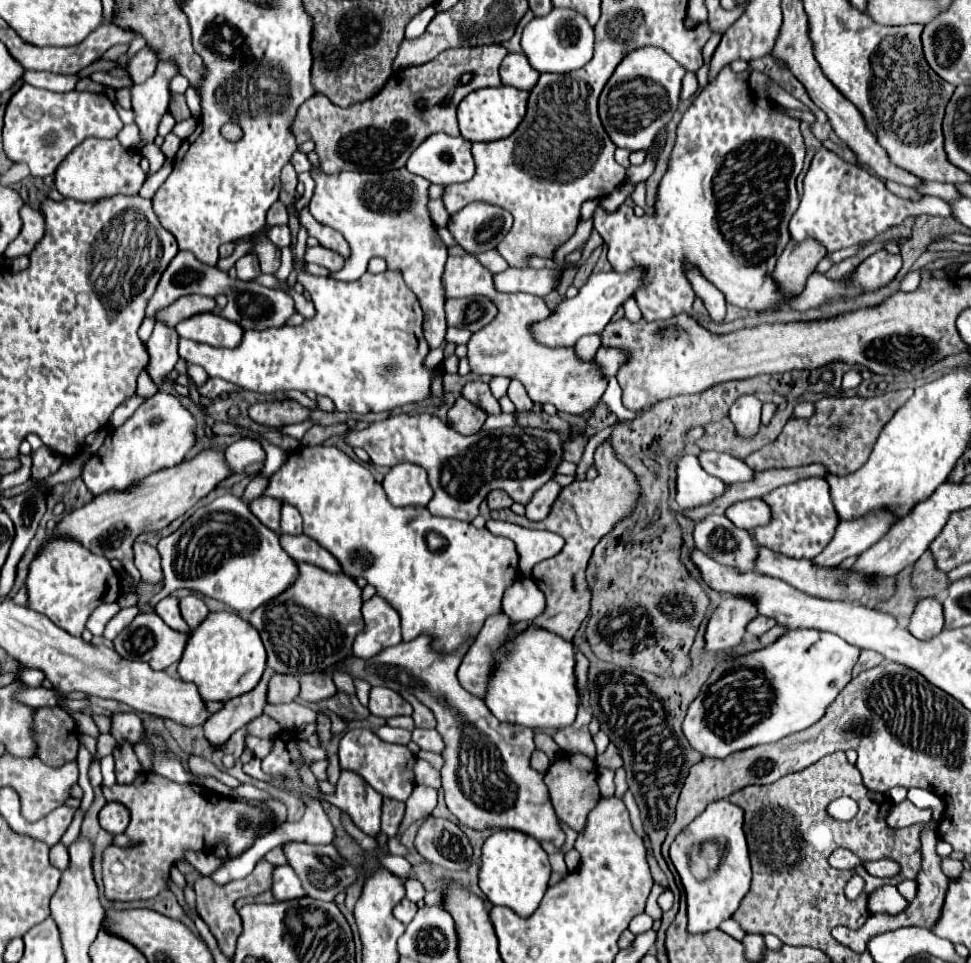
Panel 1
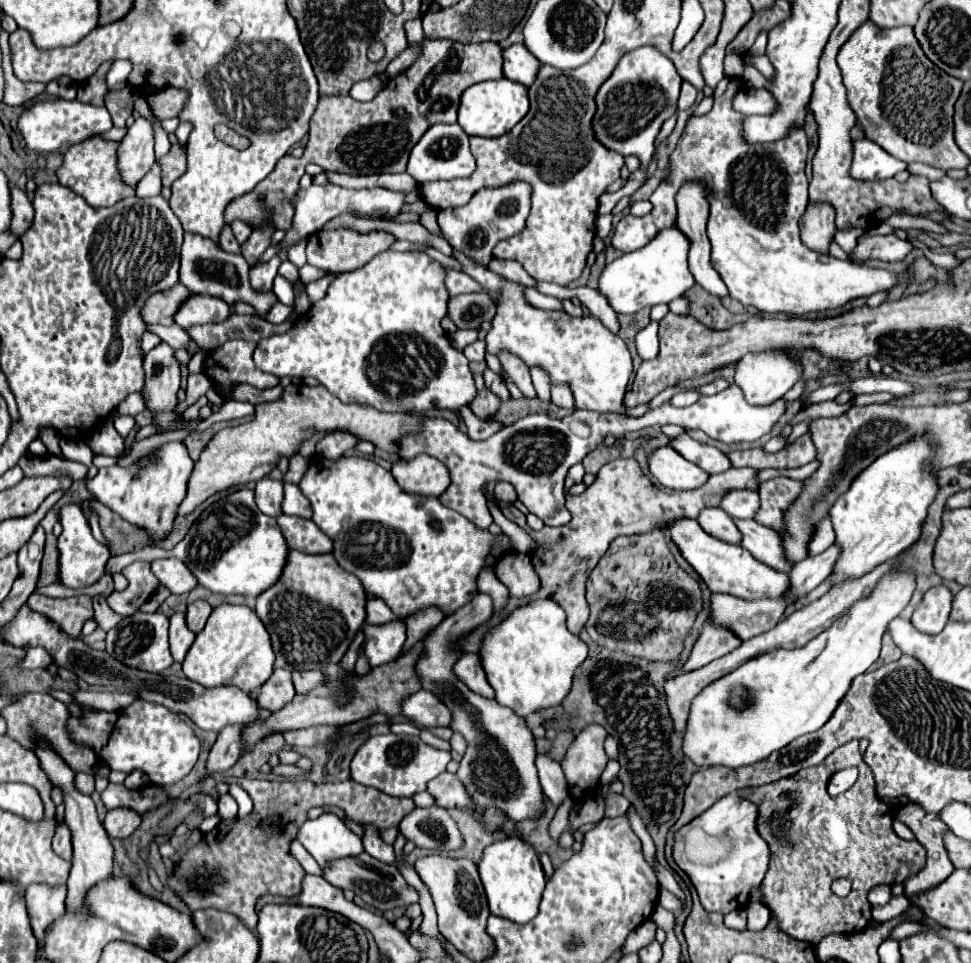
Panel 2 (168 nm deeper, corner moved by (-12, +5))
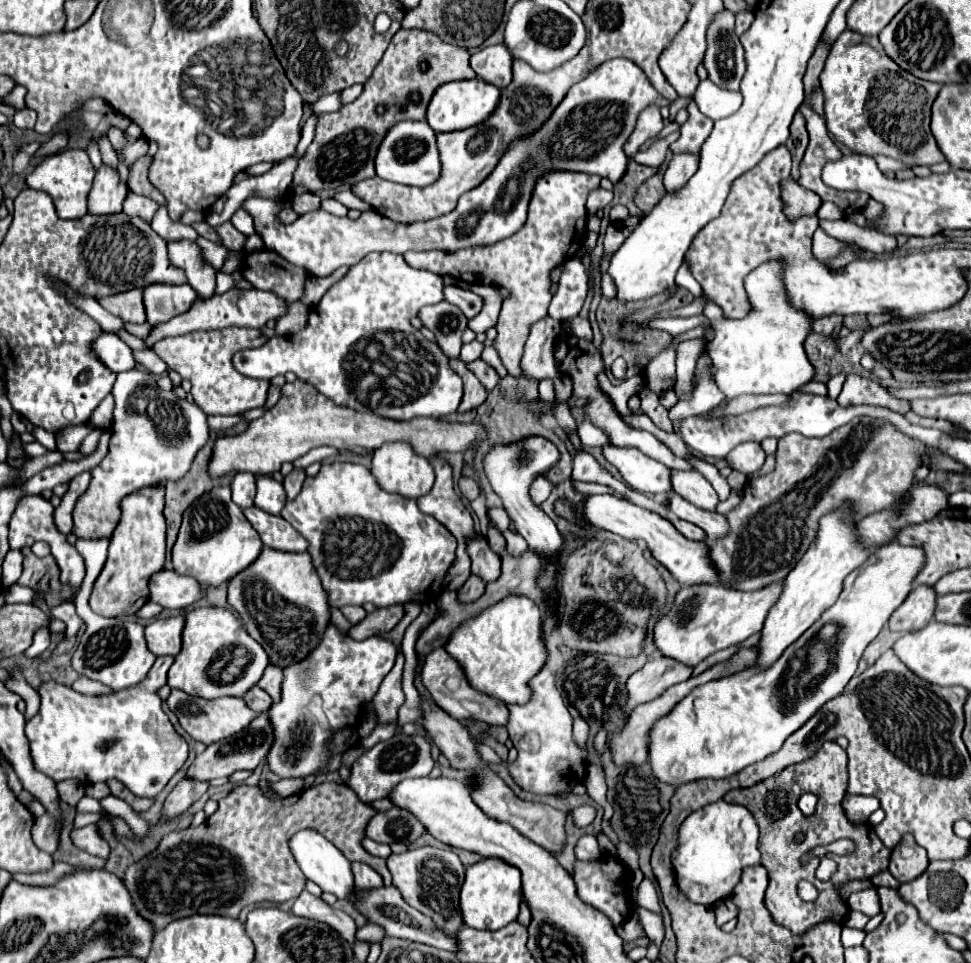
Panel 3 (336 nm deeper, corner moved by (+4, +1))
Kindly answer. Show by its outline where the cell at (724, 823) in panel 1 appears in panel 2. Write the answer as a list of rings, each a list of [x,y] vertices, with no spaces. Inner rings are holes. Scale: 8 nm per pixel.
[[[728,794],[694,818],[690,826],[676,832],[674,860],[688,874],[702,906],[708,912],[728,914],[730,910],[742,908],[748,902],[748,892],[762,884],[770,862],[770,848],[758,834],[756,818],[756,804],[740,798],[738,794]]]

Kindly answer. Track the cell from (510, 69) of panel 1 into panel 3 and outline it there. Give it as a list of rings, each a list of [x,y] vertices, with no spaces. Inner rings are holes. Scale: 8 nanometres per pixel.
[[[504,44],[482,48],[470,58],[470,66],[478,78],[494,84],[500,90],[512,82],[512,62],[514,58],[508,48],[504,48]]]

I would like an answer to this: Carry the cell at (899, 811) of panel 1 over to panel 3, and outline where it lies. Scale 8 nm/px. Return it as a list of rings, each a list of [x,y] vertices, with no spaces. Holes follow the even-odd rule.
[[[912,834],[902,836],[900,844],[892,850],[892,856],[890,856],[890,868],[888,868],[890,874],[904,884],[924,874],[926,868],[928,868],[926,850],[916,844]]]

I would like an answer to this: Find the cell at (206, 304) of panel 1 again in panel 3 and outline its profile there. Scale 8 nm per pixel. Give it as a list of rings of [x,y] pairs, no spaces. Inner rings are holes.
[[[138,288],[116,294],[116,296],[102,298],[100,304],[102,304],[102,308],[106,308],[114,316],[122,318],[124,322],[134,322],[134,324],[144,324],[146,322],[144,298],[142,298],[142,290],[138,290]]]

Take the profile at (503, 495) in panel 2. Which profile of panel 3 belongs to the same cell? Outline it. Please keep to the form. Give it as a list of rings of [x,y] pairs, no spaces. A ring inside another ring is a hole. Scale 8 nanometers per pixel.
[[[462,476],[462,480],[460,480],[460,492],[468,498],[468,500],[476,500],[478,496],[480,496],[480,488],[478,488],[478,484],[472,480],[472,478],[466,478],[466,476]]]

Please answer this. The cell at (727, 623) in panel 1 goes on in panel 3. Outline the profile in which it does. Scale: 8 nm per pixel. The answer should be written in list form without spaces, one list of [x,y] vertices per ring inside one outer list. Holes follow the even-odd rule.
[[[656,654],[638,672],[630,676],[626,684],[628,704],[624,706],[624,710],[630,714],[634,706],[658,698],[668,686],[688,680],[692,672],[694,672],[694,666],[688,668],[688,664],[676,664],[676,660],[668,660],[668,656]]]

